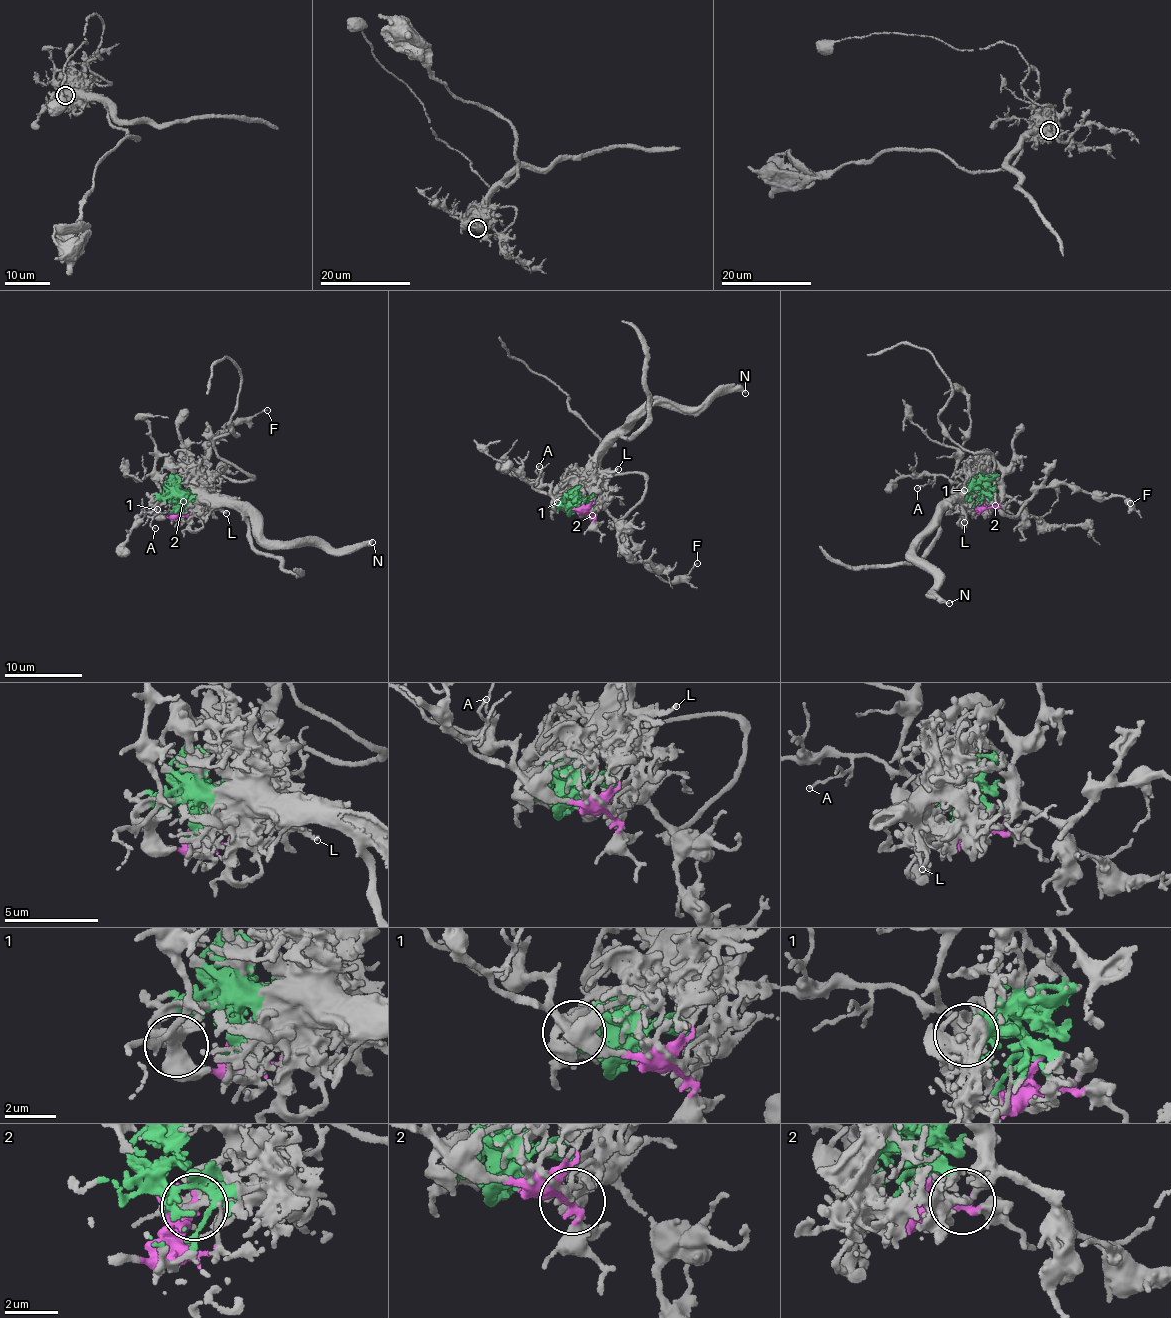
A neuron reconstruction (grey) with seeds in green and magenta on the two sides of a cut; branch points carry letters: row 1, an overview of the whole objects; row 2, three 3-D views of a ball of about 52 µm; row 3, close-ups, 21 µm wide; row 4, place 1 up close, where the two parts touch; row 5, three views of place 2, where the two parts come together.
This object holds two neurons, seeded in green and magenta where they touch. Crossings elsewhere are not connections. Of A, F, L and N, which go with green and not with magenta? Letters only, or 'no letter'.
L, N

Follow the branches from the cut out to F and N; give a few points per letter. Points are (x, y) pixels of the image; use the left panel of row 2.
F: (175, 498), (176, 506), (181, 505), (184, 497), (204, 479), (213, 437), (230, 422), (252, 417), (268, 409)
N: (175, 498), (182, 493), (201, 503), (237, 507), (267, 539), (285, 543), (324, 541), (331, 547), (372, 542)

